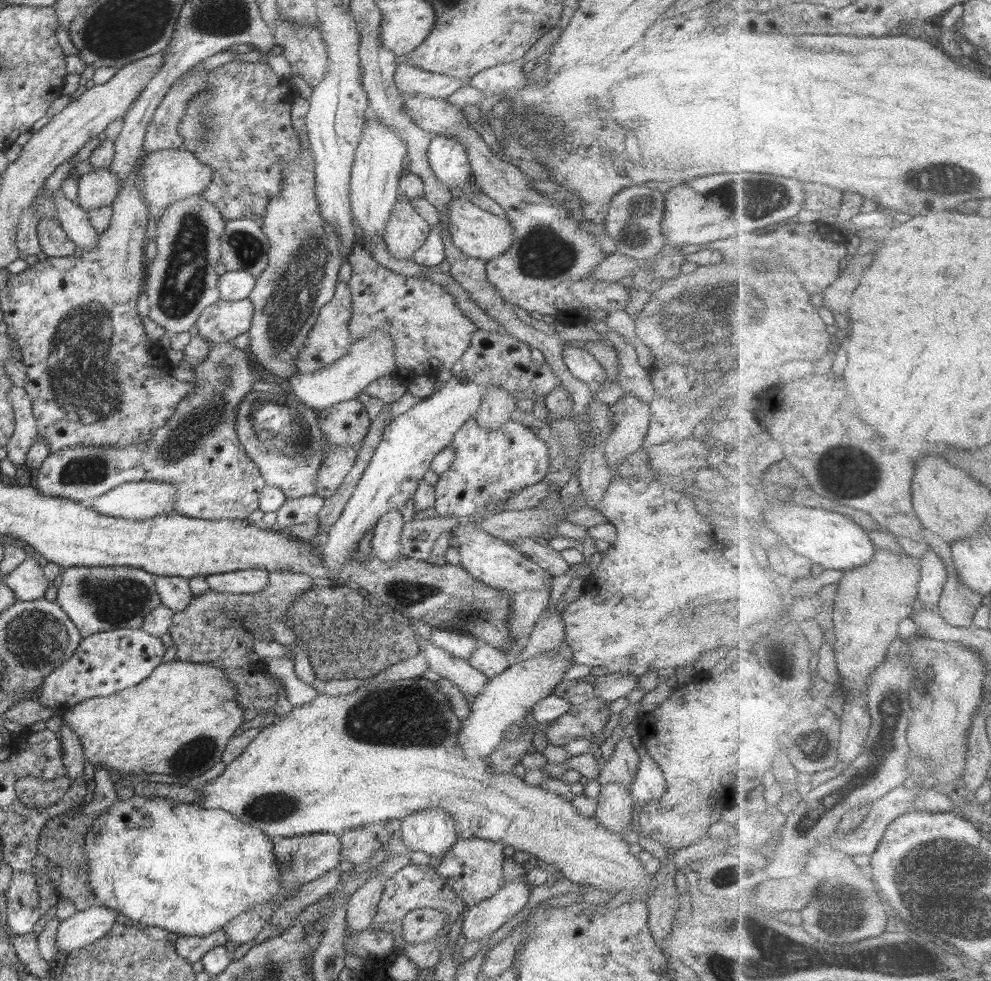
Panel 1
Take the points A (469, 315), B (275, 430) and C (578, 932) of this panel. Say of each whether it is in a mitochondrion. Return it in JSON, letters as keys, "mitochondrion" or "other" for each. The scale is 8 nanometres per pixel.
{"A":"other","B":"mitochondrion","C":"other"}

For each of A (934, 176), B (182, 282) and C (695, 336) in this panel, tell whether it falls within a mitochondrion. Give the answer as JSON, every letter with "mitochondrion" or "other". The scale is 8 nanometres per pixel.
{"A":"mitochondrion","B":"mitochondrion","C":"mitochondrion"}

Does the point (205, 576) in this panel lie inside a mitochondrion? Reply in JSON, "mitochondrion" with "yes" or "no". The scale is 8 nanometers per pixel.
{"mitochondrion":"no"}

